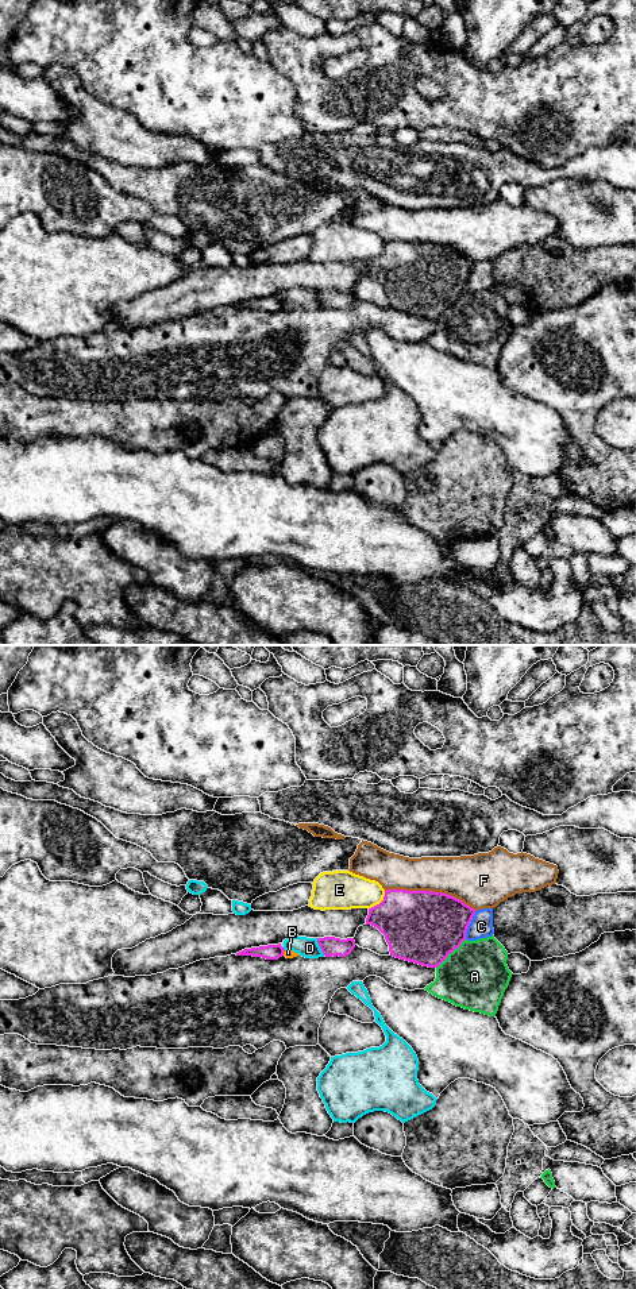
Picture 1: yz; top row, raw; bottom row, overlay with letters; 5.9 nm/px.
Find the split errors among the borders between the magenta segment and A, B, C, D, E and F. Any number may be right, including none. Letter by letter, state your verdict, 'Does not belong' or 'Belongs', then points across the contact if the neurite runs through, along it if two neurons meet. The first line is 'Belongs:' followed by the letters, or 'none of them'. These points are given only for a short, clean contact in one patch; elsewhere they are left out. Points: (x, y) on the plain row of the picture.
Belongs: none of them
A: Does not belong
B: Does not belong. Boundary: yz (285, 303), (282, 307)
C: Does not belong
D: Does not belong. Boundary: yz (316, 290), (324, 307)
E: Does not belong
F: Does not belong

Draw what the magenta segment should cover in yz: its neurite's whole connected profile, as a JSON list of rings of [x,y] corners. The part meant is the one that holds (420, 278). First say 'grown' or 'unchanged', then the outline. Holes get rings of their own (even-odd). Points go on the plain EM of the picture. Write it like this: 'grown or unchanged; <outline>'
unchanged; [[[388,242],[383,252],[369,260],[366,277],[377,279],[389,297],[390,308],[428,320],[438,320],[466,293],[475,262],[442,244]]]

